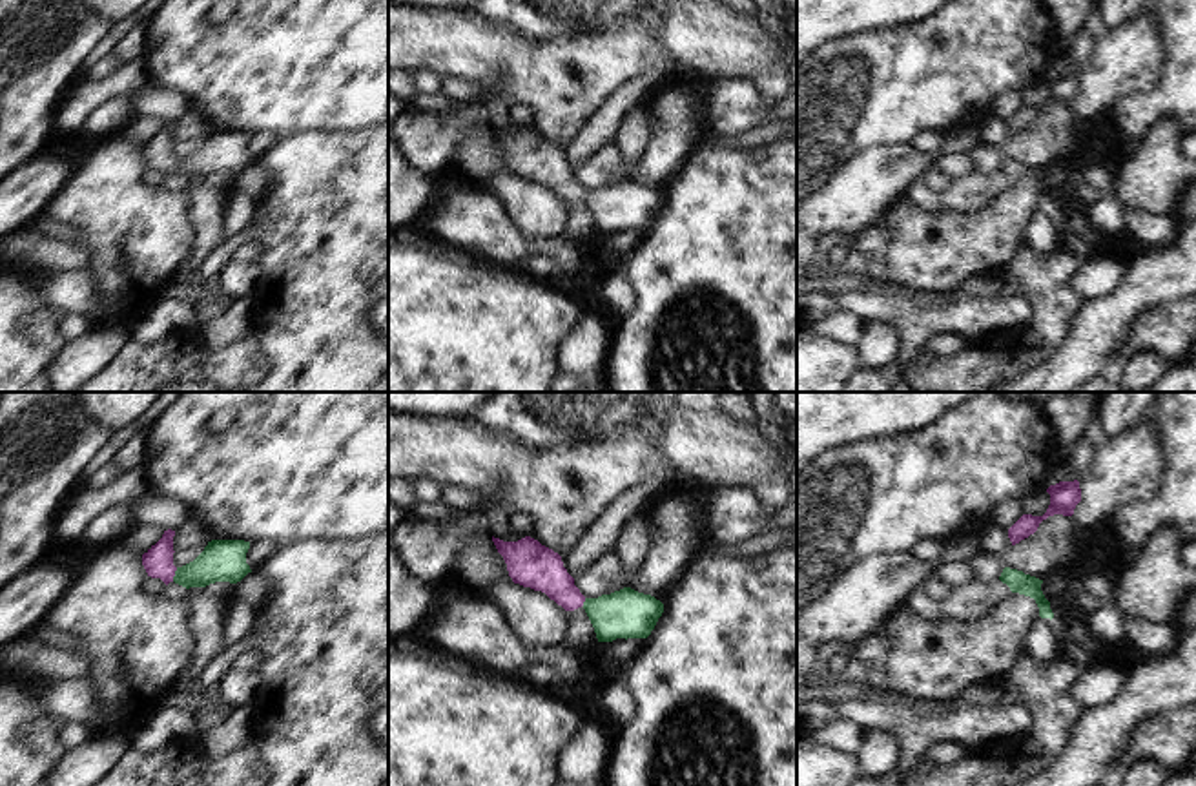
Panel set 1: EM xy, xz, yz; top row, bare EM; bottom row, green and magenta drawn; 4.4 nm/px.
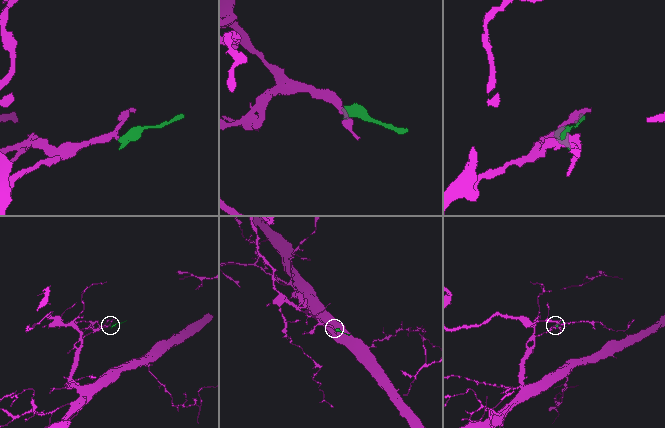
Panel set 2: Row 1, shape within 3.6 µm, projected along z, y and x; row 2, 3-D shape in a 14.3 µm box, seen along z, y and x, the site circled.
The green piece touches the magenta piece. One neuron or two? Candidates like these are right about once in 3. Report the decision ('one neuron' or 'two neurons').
one neuron

